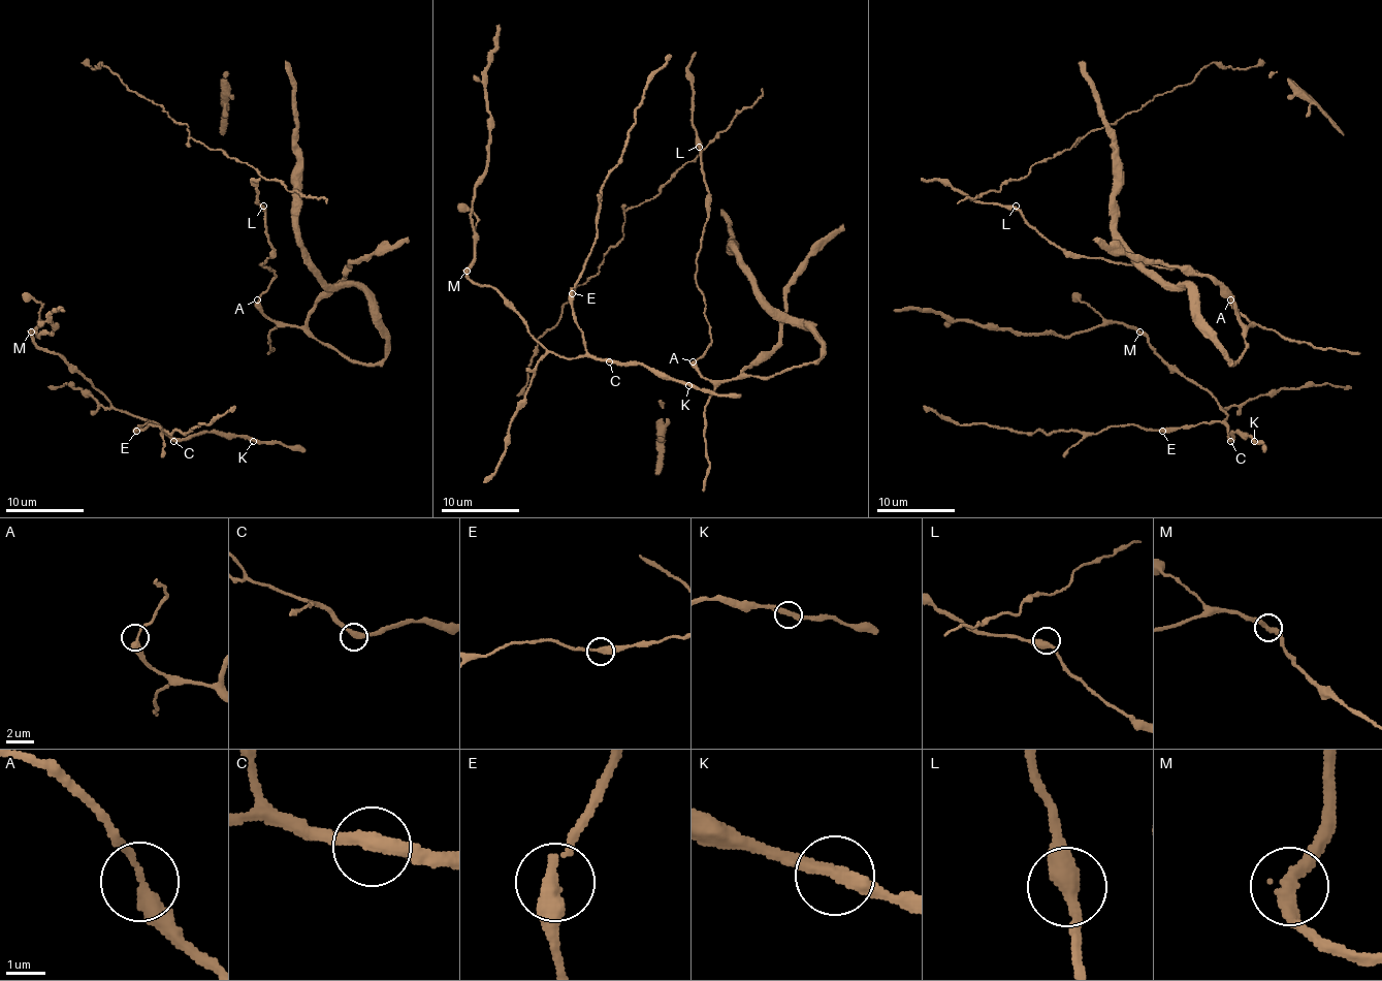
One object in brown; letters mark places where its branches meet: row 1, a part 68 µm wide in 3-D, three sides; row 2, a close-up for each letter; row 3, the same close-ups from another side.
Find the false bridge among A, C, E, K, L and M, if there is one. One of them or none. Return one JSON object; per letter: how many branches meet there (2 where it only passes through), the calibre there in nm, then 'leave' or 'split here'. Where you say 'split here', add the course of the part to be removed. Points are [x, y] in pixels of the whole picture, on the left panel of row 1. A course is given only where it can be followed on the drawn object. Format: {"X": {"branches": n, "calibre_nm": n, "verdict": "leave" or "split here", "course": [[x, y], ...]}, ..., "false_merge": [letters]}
{"A": {"branches": 2, "calibre_nm": 320, "verdict": "leave"}, "C": {"branches": 2, "calibre_nm": 360, "verdict": "leave"}, "E": {"branches": 2, "calibre_nm": 360, "verdict": "leave"}, "K": {"branches": 2, "calibre_nm": 360, "verdict": "leave"}, "L": {"branches": 2, "calibre_nm": 440, "verdict": "leave"}, "M": {"branches": 2, "calibre_nm": 360, "verdict": "leave"}, "false_merge": []}

